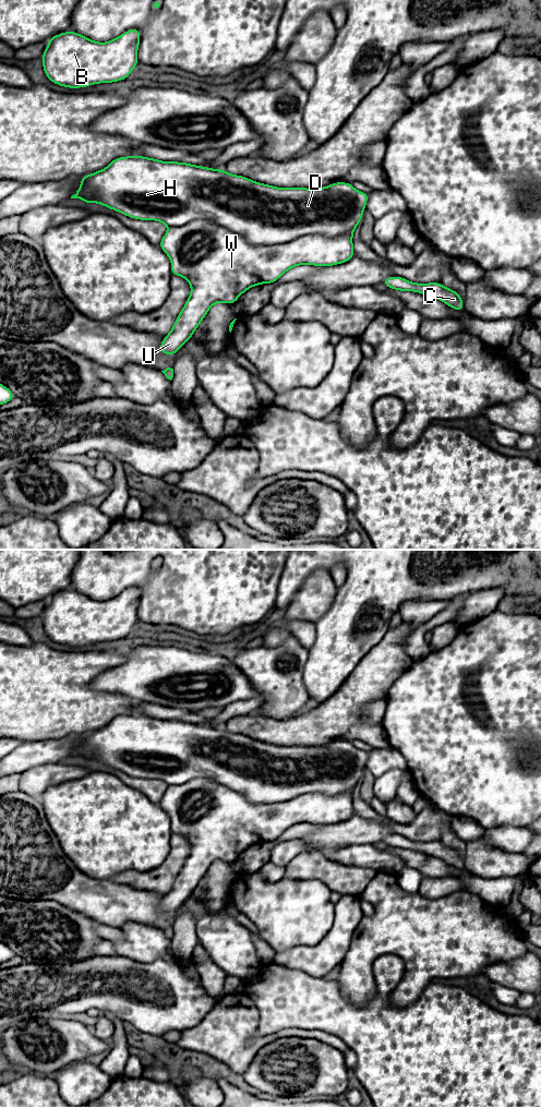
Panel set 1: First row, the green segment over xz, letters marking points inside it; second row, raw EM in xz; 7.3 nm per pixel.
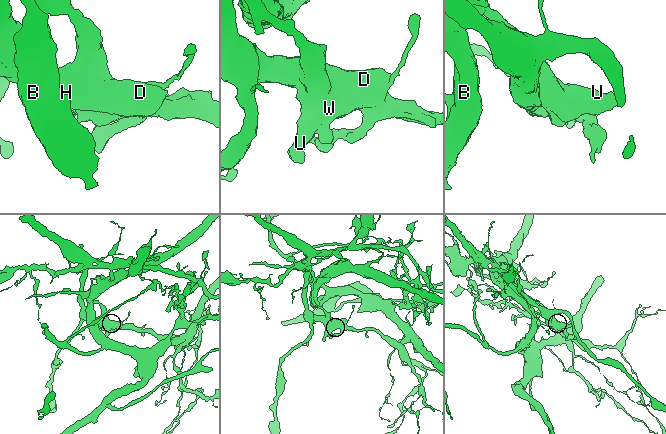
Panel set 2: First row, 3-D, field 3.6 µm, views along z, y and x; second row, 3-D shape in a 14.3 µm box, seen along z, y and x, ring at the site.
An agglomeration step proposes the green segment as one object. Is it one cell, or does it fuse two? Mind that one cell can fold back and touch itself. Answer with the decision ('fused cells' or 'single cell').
fused cells

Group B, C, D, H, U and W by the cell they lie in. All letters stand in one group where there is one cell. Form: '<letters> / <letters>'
B C U W / D H

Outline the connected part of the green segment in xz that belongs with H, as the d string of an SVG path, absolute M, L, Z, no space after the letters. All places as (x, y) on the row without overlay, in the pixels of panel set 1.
M132 713L115 716L104 727L81 735L81 745L71 757L81 757L86 762L95 760L130 776L156 779L168 785L206 778L243 794L252 804L272 804L304 794L336 795L353 790L363 775L369 752L347 740L335 740L324 746L276 746L228 732L225 727Z

